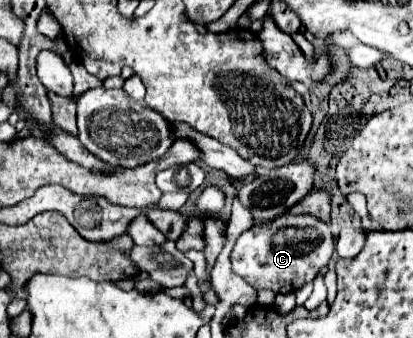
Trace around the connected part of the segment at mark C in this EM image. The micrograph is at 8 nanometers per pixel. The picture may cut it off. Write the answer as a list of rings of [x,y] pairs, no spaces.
[[[287,215],[243,231],[231,251],[231,265],[255,289],[267,287],[275,293],[295,293],[313,281],[321,267],[329,265],[333,253],[331,229],[311,215]]]

